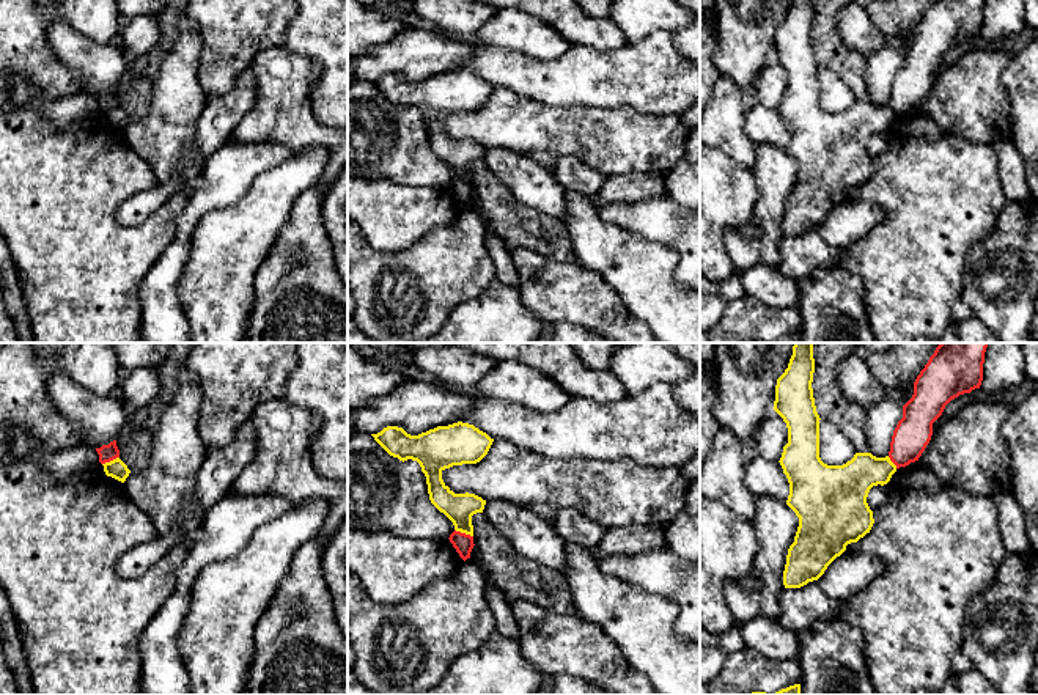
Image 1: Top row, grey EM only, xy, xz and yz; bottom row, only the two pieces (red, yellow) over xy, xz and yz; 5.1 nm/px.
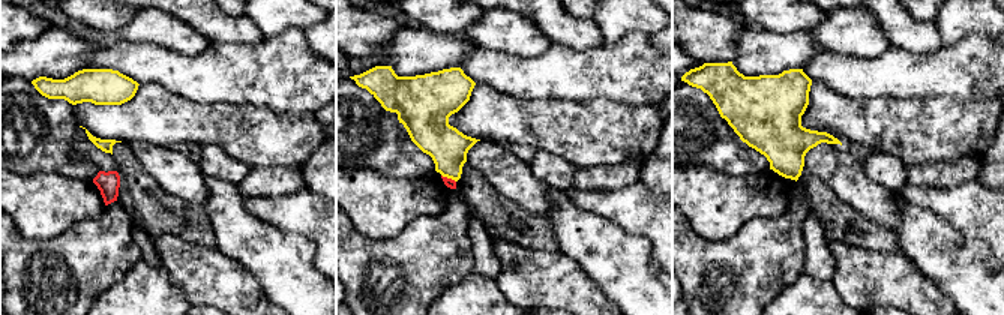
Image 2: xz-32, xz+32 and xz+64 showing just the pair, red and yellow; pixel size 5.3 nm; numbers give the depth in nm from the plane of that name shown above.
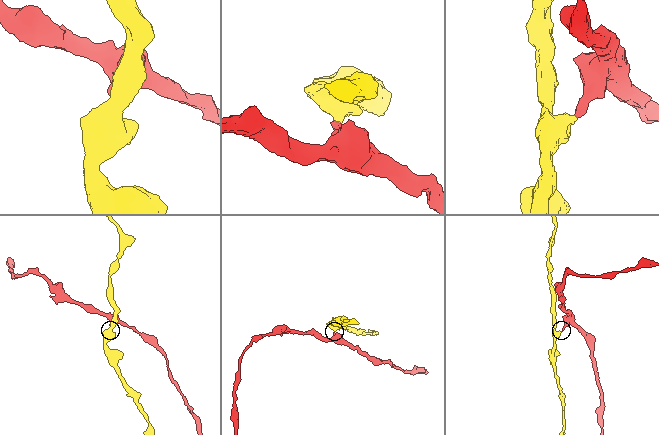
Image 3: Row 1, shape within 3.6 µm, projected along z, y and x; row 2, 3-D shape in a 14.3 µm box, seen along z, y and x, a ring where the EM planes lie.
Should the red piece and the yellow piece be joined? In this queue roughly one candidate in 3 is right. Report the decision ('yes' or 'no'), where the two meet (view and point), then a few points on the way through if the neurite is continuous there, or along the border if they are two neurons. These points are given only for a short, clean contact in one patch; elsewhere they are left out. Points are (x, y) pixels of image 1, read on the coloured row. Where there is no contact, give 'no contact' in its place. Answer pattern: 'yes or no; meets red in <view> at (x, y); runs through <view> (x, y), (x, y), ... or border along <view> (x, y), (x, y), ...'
no; meets red in xz at (464, 533); border along xz (455, 529), (472, 536)

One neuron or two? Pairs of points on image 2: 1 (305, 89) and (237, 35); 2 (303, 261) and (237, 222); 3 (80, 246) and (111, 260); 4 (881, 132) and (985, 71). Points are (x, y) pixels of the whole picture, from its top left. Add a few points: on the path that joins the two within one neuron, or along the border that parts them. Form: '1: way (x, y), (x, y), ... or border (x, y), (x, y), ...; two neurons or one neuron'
1: border (264, 38), (242, 44), (210, 42); two neurons
2: way (287, 261), (273, 258), (254, 239); one neuron
3: way (87, 254), (104, 254); one neuron
4: border (908, 98), (955, 96), (977, 101); two neurons

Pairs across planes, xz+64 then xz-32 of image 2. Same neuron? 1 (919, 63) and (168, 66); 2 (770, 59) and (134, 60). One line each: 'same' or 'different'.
1: same
2: different

